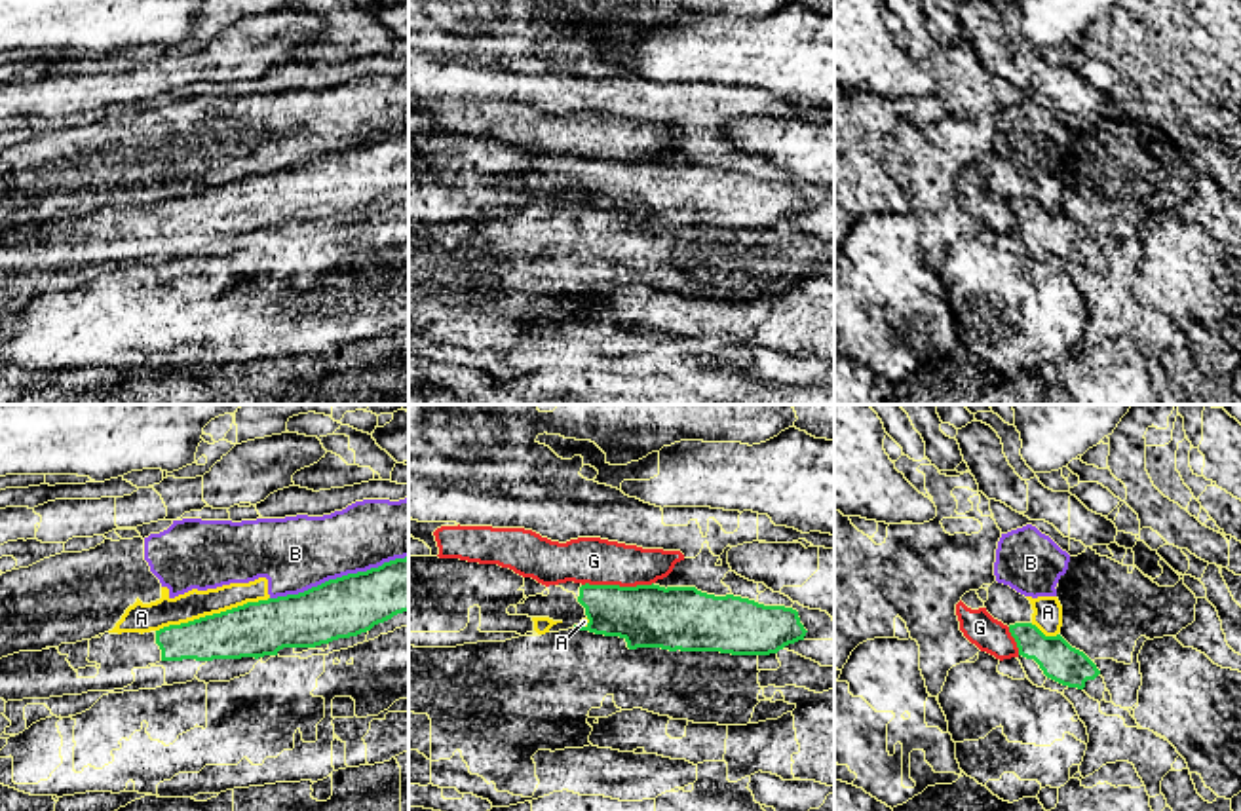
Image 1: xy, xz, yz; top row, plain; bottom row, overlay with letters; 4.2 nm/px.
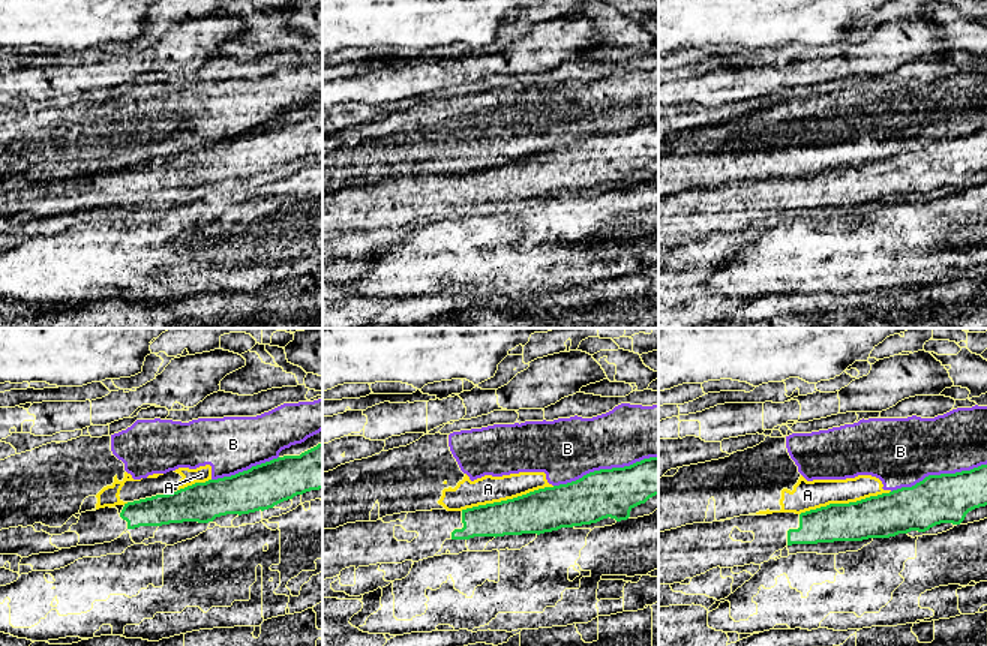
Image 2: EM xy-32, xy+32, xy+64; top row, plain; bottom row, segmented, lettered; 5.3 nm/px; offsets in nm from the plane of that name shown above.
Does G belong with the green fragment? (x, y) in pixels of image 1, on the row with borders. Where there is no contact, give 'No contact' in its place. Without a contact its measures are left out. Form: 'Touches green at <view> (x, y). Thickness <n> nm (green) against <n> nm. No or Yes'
Touches green at xz (616, 585). Thickness 280 nm (green) against 200 nm. No

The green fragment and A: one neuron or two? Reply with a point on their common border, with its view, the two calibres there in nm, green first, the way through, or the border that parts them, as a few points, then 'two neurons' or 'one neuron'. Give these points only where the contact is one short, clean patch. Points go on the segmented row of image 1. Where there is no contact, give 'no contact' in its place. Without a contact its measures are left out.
meets green in xy at (213, 614); 240 nm thick on the green side, 120 nm on the other; two neurons

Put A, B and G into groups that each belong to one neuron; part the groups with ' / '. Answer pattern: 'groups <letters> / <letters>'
groups A B / G

